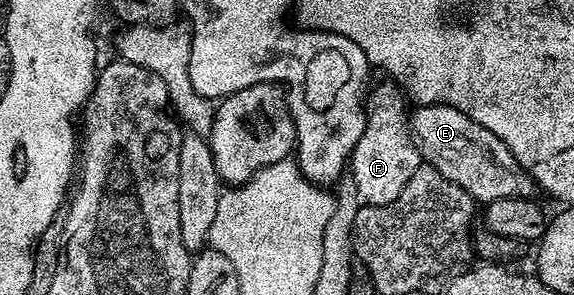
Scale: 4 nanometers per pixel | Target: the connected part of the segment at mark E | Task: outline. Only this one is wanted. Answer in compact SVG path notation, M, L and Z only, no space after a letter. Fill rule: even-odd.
M438 103L436 105L418 106L411 113L411 131L413 132L419 153L423 161L440 172L441 176L458 184L477 203L485 204L492 200L508 198L530 198L535 185L529 175L522 169L511 154L511 150L498 136L488 128L476 123L466 113L460 112L452 105Z

